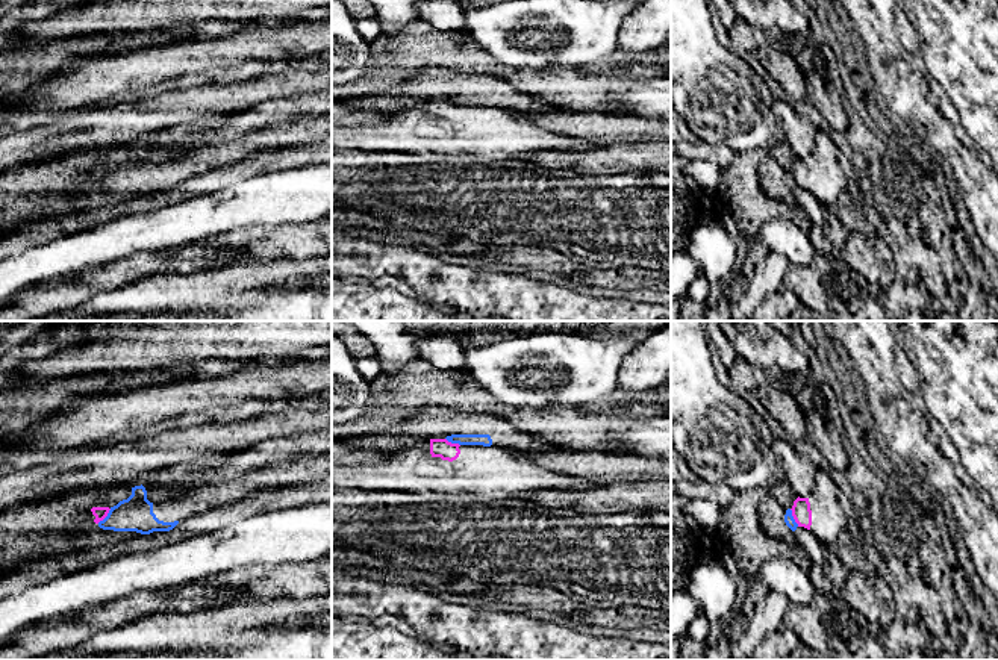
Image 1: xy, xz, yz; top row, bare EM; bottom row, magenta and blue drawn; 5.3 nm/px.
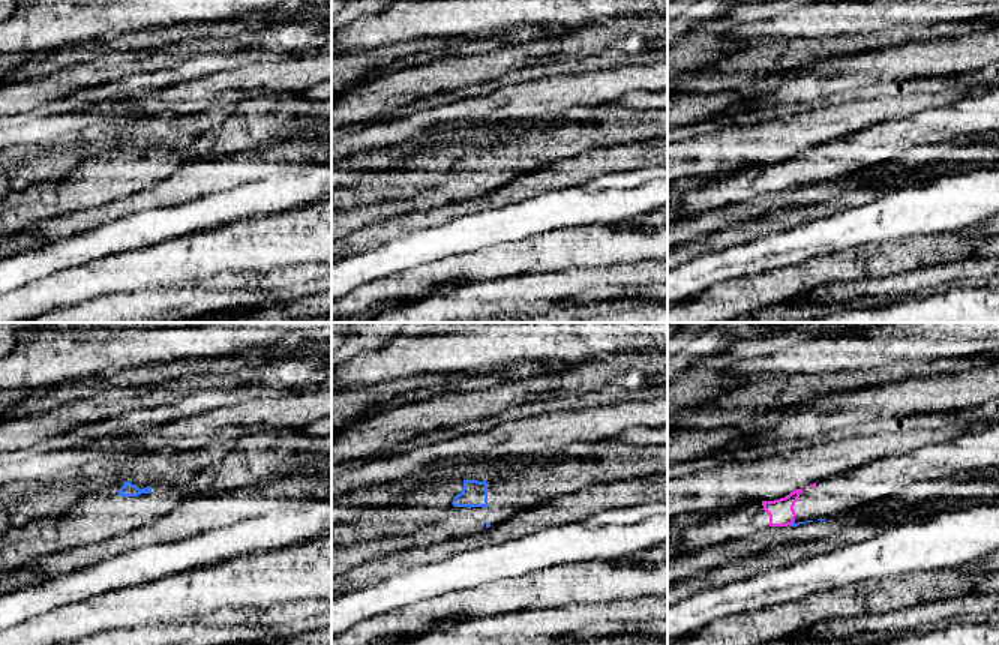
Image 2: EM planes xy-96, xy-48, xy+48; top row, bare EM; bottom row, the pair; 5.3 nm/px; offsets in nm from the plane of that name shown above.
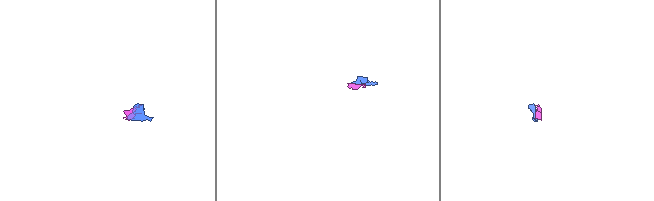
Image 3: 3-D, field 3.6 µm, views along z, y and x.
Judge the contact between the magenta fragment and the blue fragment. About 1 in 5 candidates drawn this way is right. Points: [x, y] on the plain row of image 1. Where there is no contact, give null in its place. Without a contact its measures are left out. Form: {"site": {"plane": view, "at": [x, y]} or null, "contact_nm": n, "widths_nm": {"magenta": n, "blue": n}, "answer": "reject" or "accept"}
{"site": {"plane": "yz", "at": [794, 179]}, "contact_nm": 110, "widths_nm": {"magenta": 100, "blue": 50}, "answer": "reject"}

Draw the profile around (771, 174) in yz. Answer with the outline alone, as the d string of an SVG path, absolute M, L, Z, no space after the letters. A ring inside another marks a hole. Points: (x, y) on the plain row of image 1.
M766 156L757 167L757 177L760 182L762 191L778 201L783 201L789 206L797 206L794 192L798 185L792 177L791 170L784 170L772 156Z

